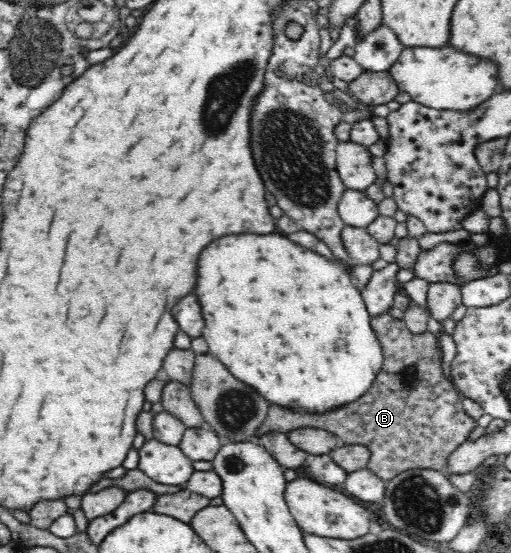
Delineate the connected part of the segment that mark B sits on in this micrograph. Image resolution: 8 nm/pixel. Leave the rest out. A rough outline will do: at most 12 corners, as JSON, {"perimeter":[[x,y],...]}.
{"perimeter":[[390,314],[355,402],[271,406],[255,436],[315,427],[367,445],[384,481],[444,472],[477,423],[442,349]]}

